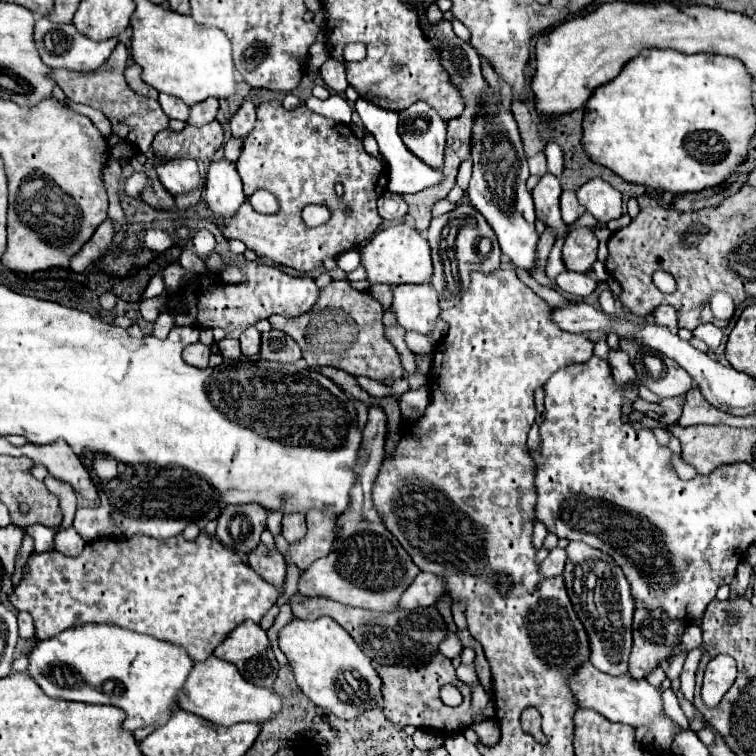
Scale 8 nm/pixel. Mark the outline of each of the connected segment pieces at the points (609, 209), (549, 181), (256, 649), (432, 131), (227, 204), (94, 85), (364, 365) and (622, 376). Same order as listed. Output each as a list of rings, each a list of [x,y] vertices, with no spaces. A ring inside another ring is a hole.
[[[593,178],[577,190],[579,202],[603,224],[621,216],[621,192],[603,178]]]
[[[545,174],[531,194],[535,200],[537,218],[547,228],[551,228],[551,232],[555,234],[555,240],[559,240],[563,234],[567,234],[567,224],[563,222],[561,210],[559,210],[559,196],[561,196],[559,180],[551,174]]]
[[[253,620],[241,622],[217,648],[215,656],[237,666],[241,676],[255,686],[271,688],[279,664],[265,630]]]
[[[415,102],[399,112],[399,136],[403,144],[427,166],[441,168],[447,124],[425,102]]]
[[[227,158],[213,160],[209,164],[205,198],[207,198],[209,208],[223,216],[231,216],[245,202],[237,168]]]
[[[119,42],[115,46],[115,52],[111,52],[111,56],[95,70],[95,72],[75,72],[75,70],[53,70],[51,72],[51,80],[55,80],[55,84],[65,92],[67,98],[71,98],[73,102],[79,104],[87,104],[91,108],[101,110],[109,122],[111,122],[111,132],[115,136],[119,136],[121,140],[125,140],[127,144],[131,144],[133,148],[137,148],[139,152],[147,152],[147,148],[151,146],[153,138],[157,132],[165,130],[169,126],[169,116],[163,112],[161,104],[157,100],[145,98],[135,94],[125,78],[123,78],[123,70],[127,66],[127,58],[129,52],[125,48],[123,42]]]
[[[347,280],[331,282],[329,286],[321,288],[319,300],[309,312],[295,318],[269,318],[269,324],[277,330],[261,334],[261,356],[265,360],[293,364],[301,360],[303,350],[303,360],[307,362],[307,366],[333,366],[345,370],[351,376],[365,376],[377,382],[387,376],[397,380],[399,376],[403,376],[401,358],[395,346],[383,336],[385,326],[381,318],[383,308],[377,300],[371,298],[371,294],[357,292],[349,286]]]
[[[609,350],[609,366],[613,370],[615,382],[625,384],[629,380],[635,380],[635,370],[629,362],[629,354],[623,350]]]

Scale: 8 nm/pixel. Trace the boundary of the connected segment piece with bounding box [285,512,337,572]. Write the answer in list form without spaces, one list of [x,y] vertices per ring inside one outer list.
[[[331,512],[307,514],[307,534],[303,540],[289,546],[285,554],[287,562],[295,564],[303,572],[303,568],[309,568],[317,558],[327,556],[335,540],[335,522],[337,516],[331,516]]]

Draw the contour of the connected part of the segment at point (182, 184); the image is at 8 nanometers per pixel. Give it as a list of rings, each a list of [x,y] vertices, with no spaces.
[[[157,160],[155,170],[157,170],[157,176],[163,182],[163,186],[173,196],[191,192],[197,188],[199,170],[197,170],[195,160],[167,160],[167,164],[163,164],[163,160]]]

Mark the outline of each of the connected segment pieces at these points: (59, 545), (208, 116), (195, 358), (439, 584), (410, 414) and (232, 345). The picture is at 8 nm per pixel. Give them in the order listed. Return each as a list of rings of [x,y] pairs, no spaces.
[[[63,528],[57,534],[55,548],[61,554],[67,554],[67,556],[79,556],[83,552],[83,548],[85,548],[85,542],[81,540],[81,536],[73,528]]]
[[[207,98],[207,100],[203,100],[201,104],[191,106],[191,116],[189,116],[187,124],[203,126],[203,124],[211,122],[211,120],[217,116],[217,110],[219,110],[219,100],[215,100],[215,98]]]
[[[201,342],[191,344],[191,346],[187,346],[187,348],[183,350],[183,360],[185,360],[187,364],[195,366],[195,368],[207,368],[209,356],[211,356],[209,348],[207,348],[205,344],[201,344]]]
[[[421,572],[413,584],[403,592],[399,606],[401,608],[419,608],[419,606],[433,606],[439,598],[447,596],[447,588],[443,588],[443,580],[435,574]]]
[[[421,386],[417,390],[407,390],[399,400],[403,420],[415,422],[425,412],[427,404],[429,404],[429,390],[425,386]]]
[[[223,338],[219,344],[219,350],[221,350],[221,356],[223,358],[231,358],[231,360],[235,360],[235,358],[239,358],[241,356],[241,350],[239,350],[239,340],[233,340],[233,338]]]

